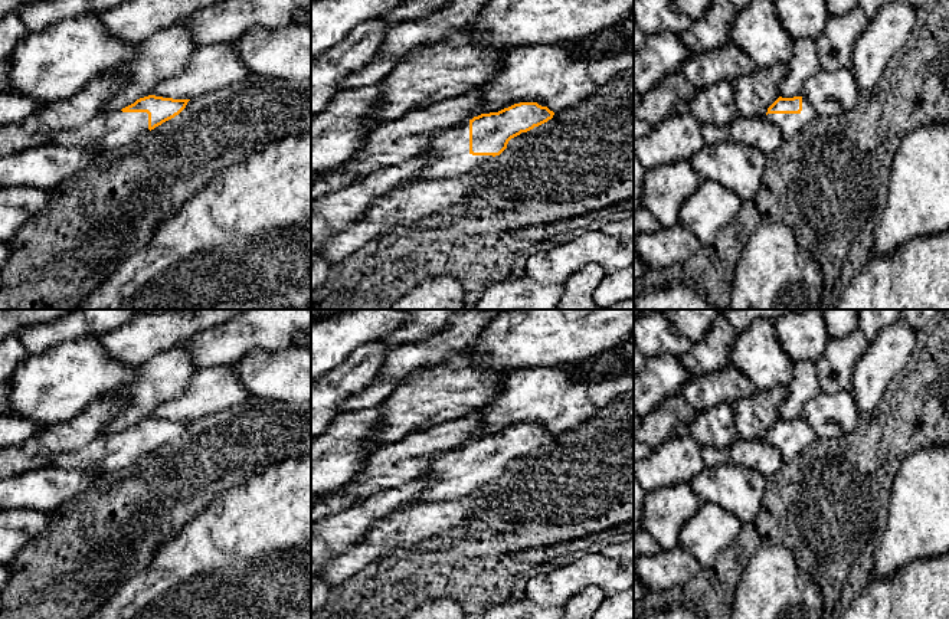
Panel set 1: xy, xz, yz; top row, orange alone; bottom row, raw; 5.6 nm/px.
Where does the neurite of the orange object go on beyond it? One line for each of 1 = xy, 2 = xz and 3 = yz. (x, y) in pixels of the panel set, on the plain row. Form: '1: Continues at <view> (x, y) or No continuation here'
1: Continues at xy (110, 452)
2: Continues at xz (448, 472)
3: Continues at yz (789, 446)

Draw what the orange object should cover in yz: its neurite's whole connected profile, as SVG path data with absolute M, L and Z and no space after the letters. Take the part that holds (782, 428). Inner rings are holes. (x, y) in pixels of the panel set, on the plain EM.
M779 419L768 430L766 439L781 452L783 461L791 461L811 446L818 436L802 419Z

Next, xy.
M148 417L121 433L105 433L72 453L58 455L52 465L69 471L120 471L179 438L189 423Z

